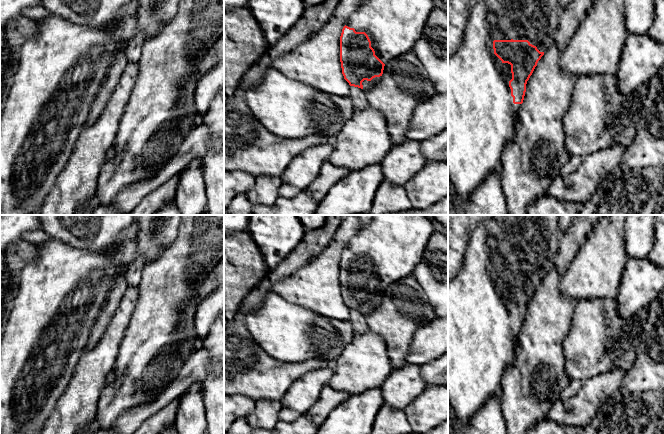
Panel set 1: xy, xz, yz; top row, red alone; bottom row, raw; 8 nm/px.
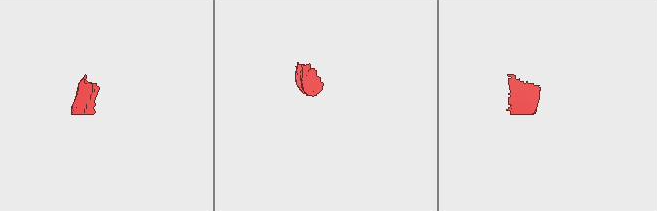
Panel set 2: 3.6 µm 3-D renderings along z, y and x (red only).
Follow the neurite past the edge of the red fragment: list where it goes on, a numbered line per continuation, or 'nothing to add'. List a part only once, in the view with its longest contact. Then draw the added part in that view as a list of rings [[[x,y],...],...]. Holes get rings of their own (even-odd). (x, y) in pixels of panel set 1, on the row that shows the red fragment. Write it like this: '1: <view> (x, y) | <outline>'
1: yz (482, 118) | [[[478,0],[468,18],[464,38],[454,54],[448,56],[448,177],[461,203],[501,166],[502,153],[513,141],[521,104],[514,104],[509,81],[511,65],[503,63],[493,49],[494,40],[528,40],[540,52],[553,43],[562,13],[559,0]]]

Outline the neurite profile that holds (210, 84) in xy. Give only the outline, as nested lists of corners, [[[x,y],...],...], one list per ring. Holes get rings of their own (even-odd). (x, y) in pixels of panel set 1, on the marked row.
[[[224,60],[204,73],[196,83],[194,102],[197,111],[204,116],[211,101],[220,93],[224,85]]]

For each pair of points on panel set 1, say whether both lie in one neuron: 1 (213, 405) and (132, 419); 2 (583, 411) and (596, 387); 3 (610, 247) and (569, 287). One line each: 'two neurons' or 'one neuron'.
1: two neurons
2: one neuron
3: one neuron

